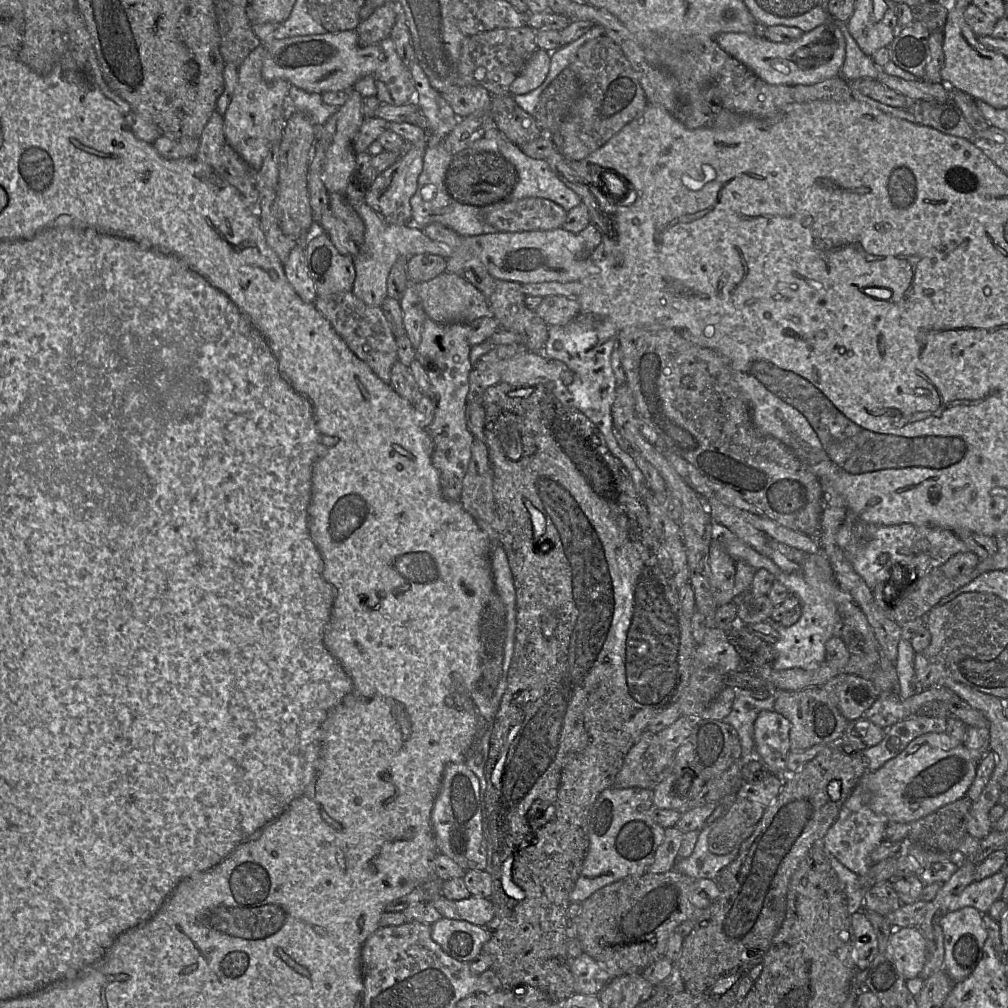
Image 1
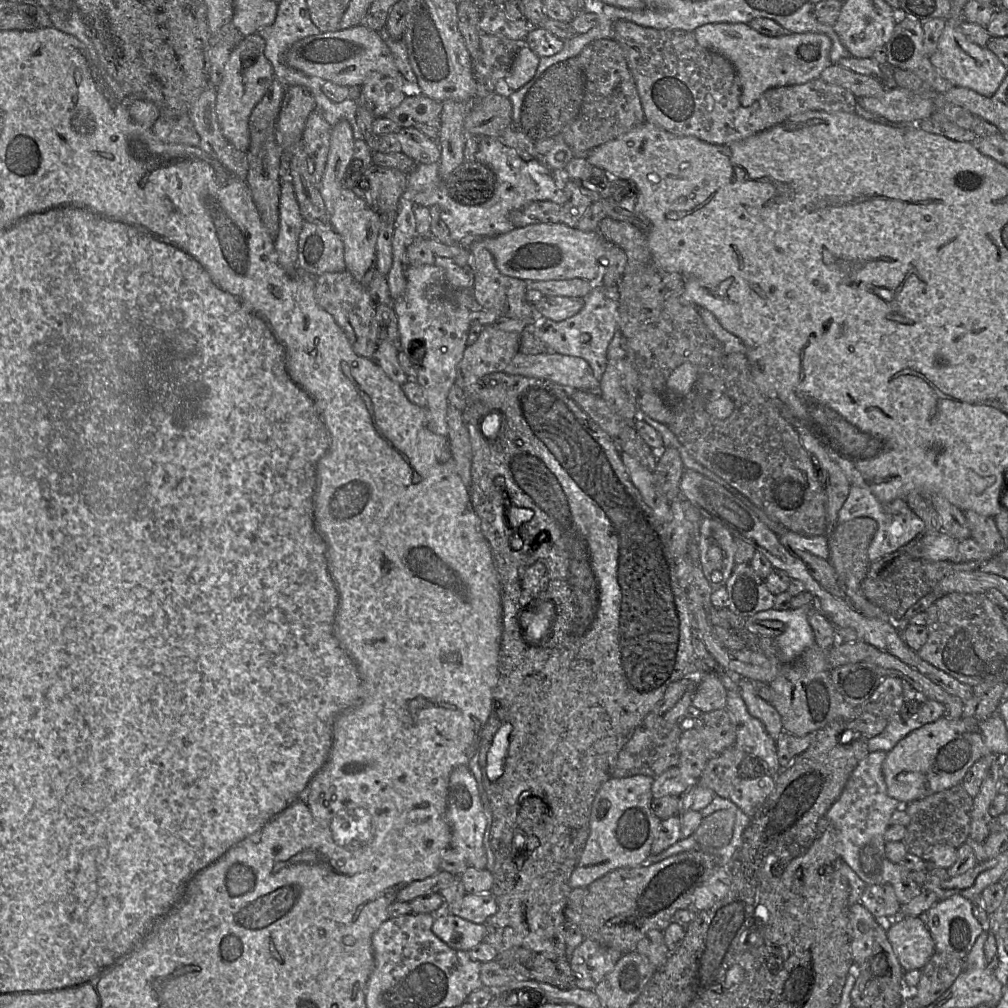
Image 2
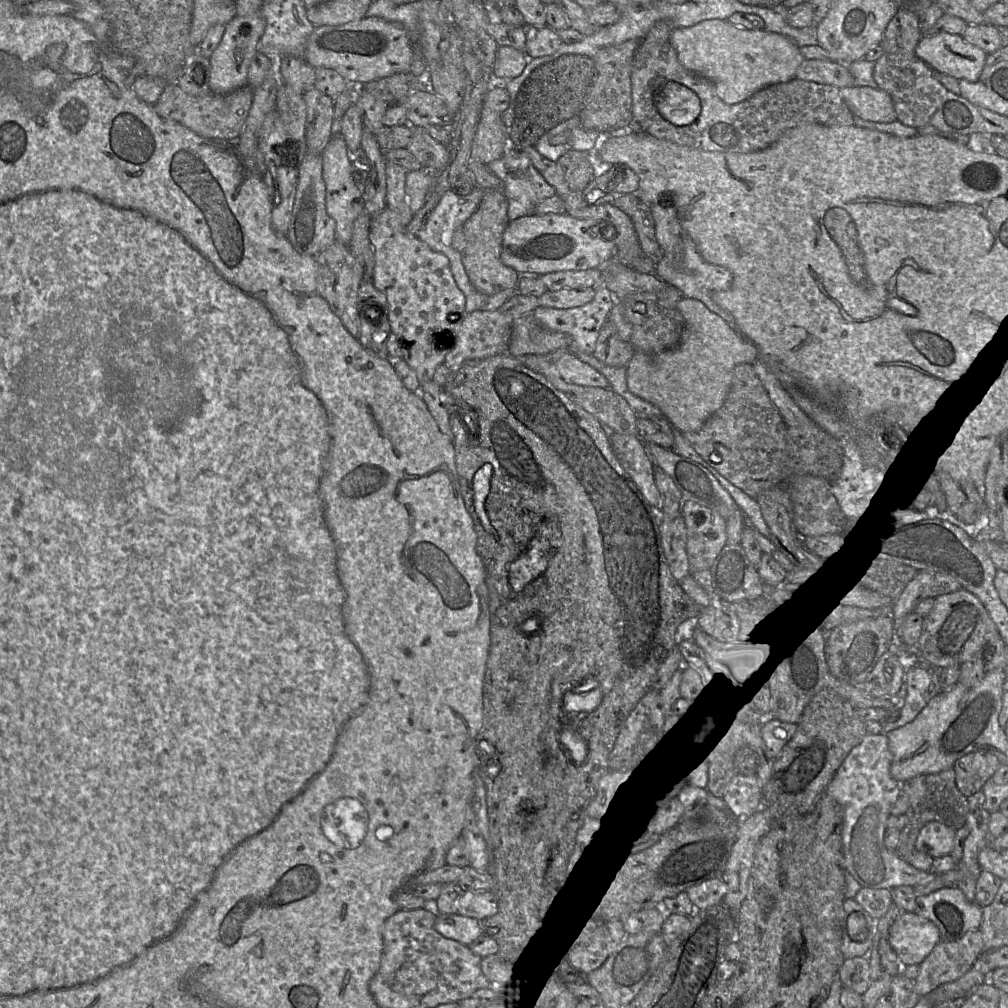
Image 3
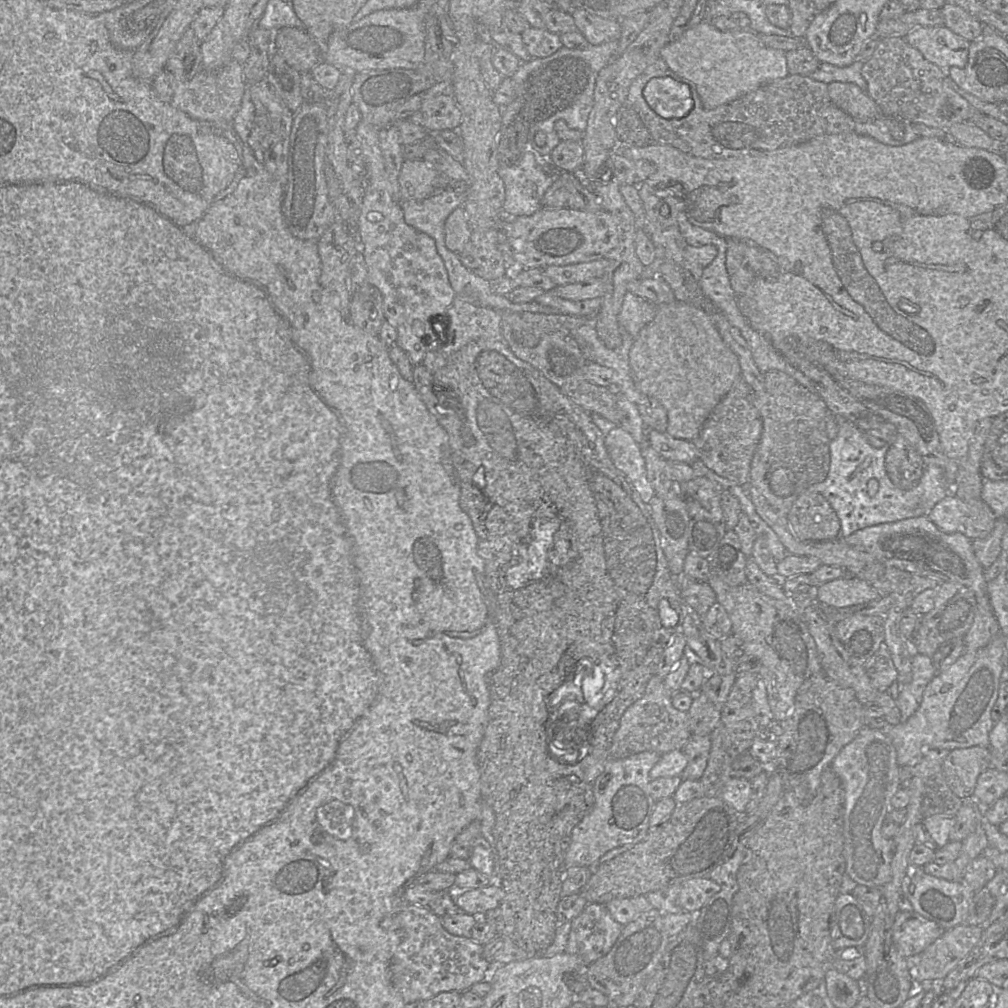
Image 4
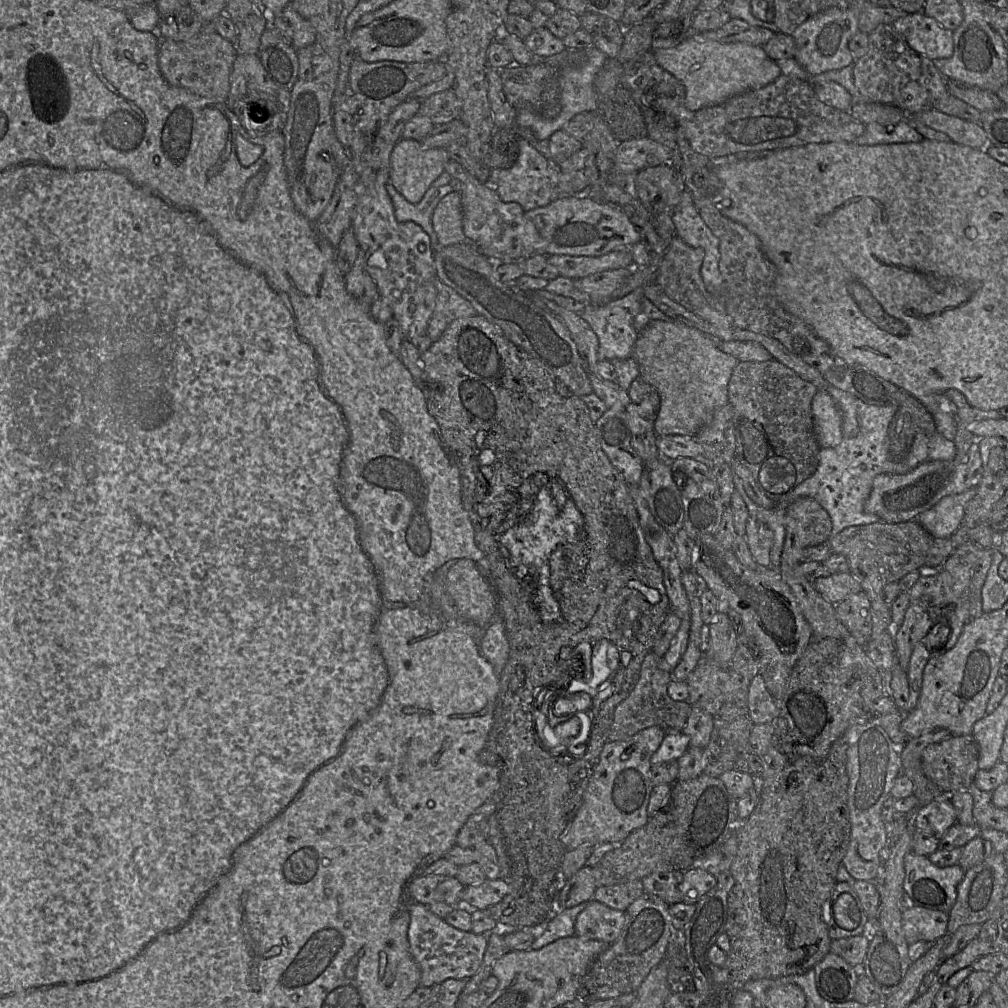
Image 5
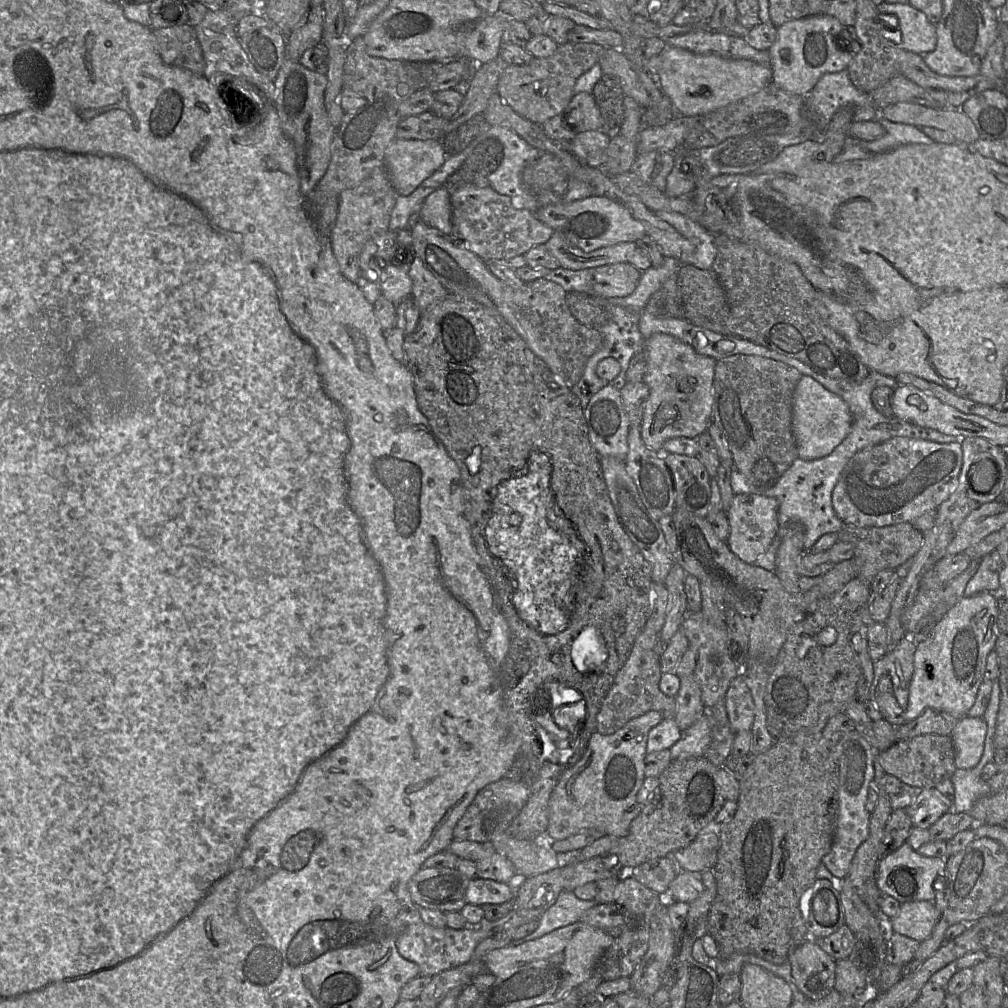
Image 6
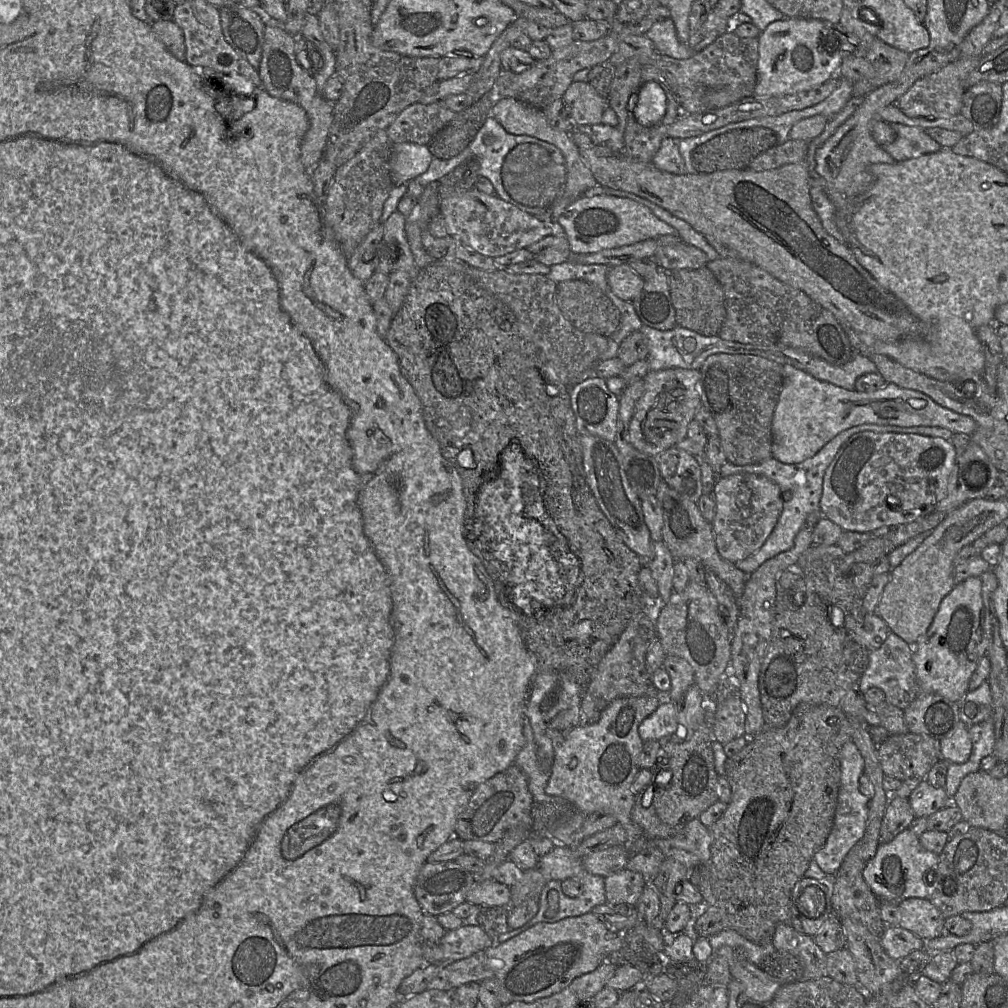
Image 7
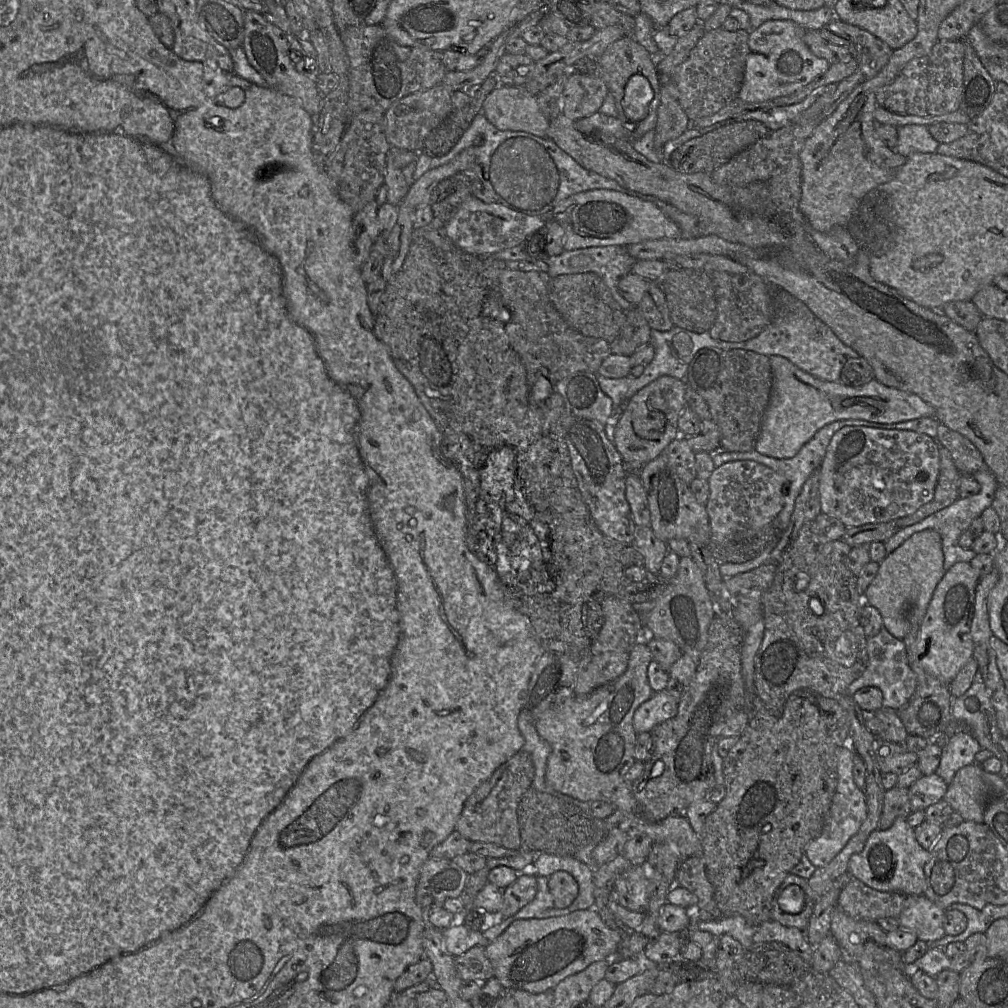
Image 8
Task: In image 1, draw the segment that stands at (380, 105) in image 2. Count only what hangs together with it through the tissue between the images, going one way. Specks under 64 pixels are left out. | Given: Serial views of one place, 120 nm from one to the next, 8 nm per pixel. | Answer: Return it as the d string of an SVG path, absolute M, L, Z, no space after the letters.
M387 38L380 43L384 61L373 74L376 81L376 97L382 104L401 106L416 95L413 79L398 56L394 42Z

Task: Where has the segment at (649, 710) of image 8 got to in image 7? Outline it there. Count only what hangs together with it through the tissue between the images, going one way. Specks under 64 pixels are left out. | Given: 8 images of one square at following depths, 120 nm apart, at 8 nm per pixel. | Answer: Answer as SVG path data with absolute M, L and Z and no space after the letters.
M664 696L657 709L639 725L639 735L644 742L670 738L677 730L677 707Z

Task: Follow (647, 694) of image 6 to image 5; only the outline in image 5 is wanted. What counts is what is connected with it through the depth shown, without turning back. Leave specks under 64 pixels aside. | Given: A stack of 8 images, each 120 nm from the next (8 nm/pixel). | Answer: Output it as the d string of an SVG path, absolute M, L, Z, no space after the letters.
M650 651L642 662L639 679L634 689L614 711L608 740L624 741L651 726L658 726L665 733L680 733L687 722L691 706L688 701L673 701L669 698L667 687L671 680L671 673L668 671L664 657L659 657Z

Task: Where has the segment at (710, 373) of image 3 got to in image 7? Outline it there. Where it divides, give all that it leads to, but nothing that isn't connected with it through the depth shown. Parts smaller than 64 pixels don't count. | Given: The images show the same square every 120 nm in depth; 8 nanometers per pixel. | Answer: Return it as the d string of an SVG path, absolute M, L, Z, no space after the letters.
M665 369L649 371L644 378L644 389L635 403L628 428L628 442L638 451L658 457L664 451L687 438L687 429L699 406L702 405L698 385L699 369Z

